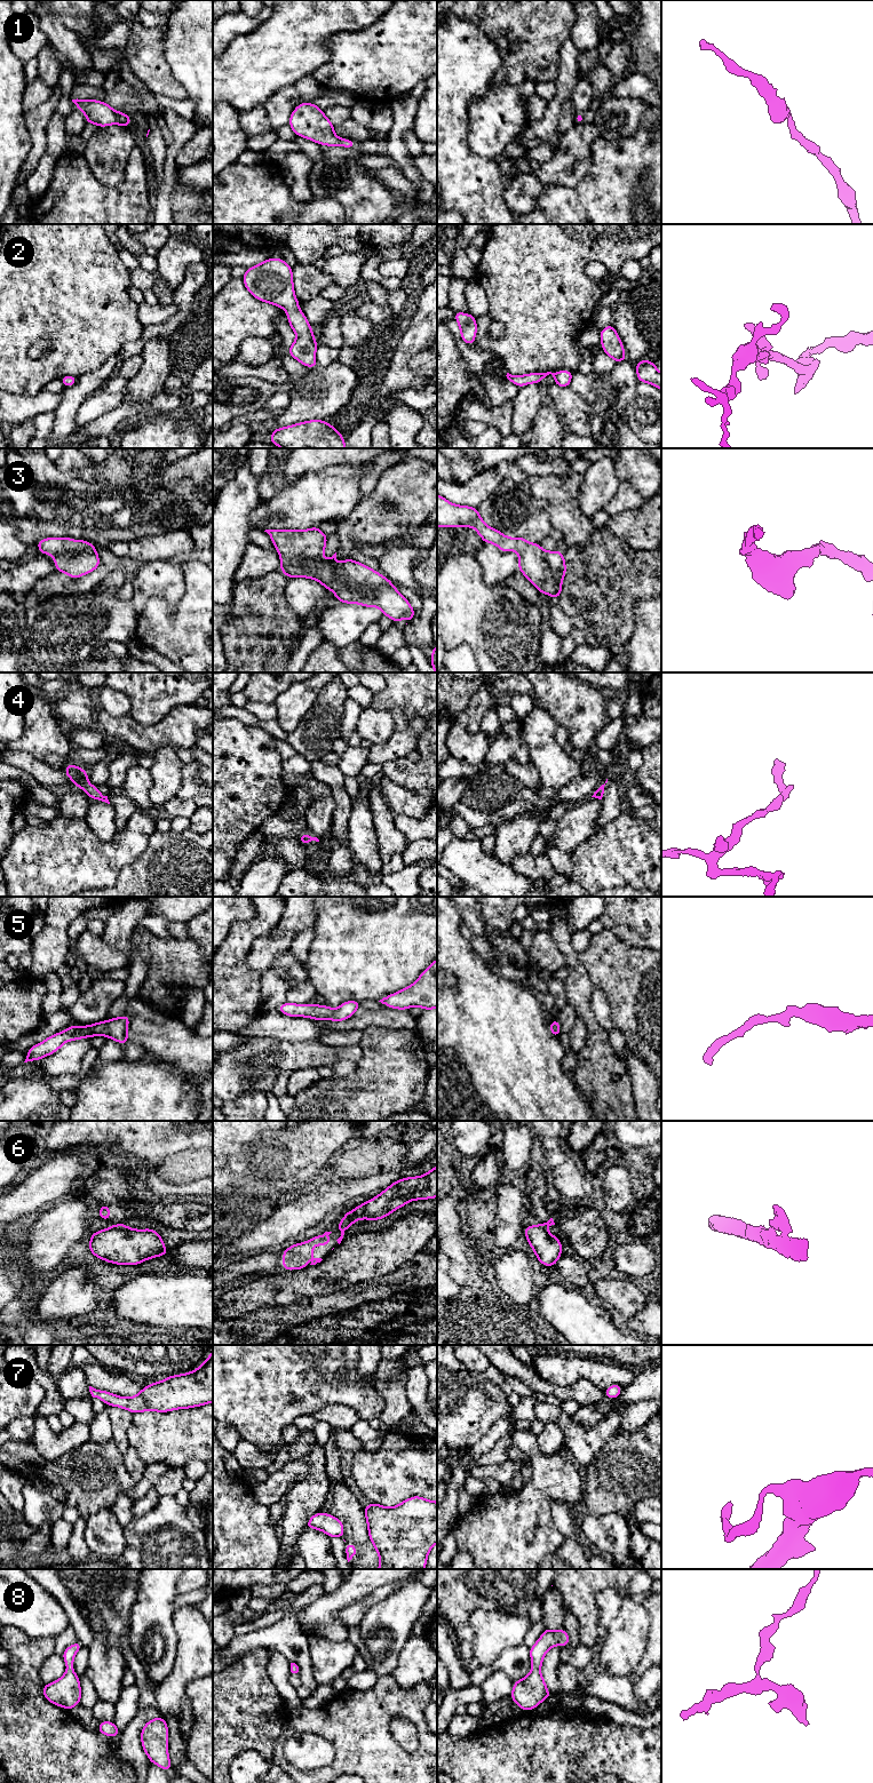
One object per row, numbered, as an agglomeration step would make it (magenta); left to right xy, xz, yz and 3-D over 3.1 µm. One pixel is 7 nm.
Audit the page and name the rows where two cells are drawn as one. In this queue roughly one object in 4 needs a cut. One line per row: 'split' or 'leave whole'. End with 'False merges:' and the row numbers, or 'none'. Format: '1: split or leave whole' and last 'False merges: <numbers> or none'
1: leave whole
2: leave whole
3: leave whole
4: leave whole
5: leave whole
6: split
7: leave whole
8: leave whole
False merges: 6

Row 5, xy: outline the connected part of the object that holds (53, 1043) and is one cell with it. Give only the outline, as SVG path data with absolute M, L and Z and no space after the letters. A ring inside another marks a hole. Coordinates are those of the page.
M124 1014L119 1018L110 1018L108 1021L100 1021L88 1026L70 1026L65 1030L48 1036L41 1043L31 1046L24 1062L46 1058L47 1056L58 1051L59 1048L66 1042L85 1037L92 1038L96 1035L110 1037L119 1044L129 1043L130 1041L127 1037L128 1025L129 1016Z

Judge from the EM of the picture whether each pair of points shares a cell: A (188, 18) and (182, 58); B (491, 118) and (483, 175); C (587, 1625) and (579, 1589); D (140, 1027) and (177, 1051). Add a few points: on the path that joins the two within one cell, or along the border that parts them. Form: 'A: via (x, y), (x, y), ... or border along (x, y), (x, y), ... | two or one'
A: via (188, 29), (188, 48) | one
B: border along (466, 138), (469, 148), (475, 153), (493, 160) | two
C: via (587, 1616), (580, 1598) | one
D: via (149, 1028), (168, 1042) | one

